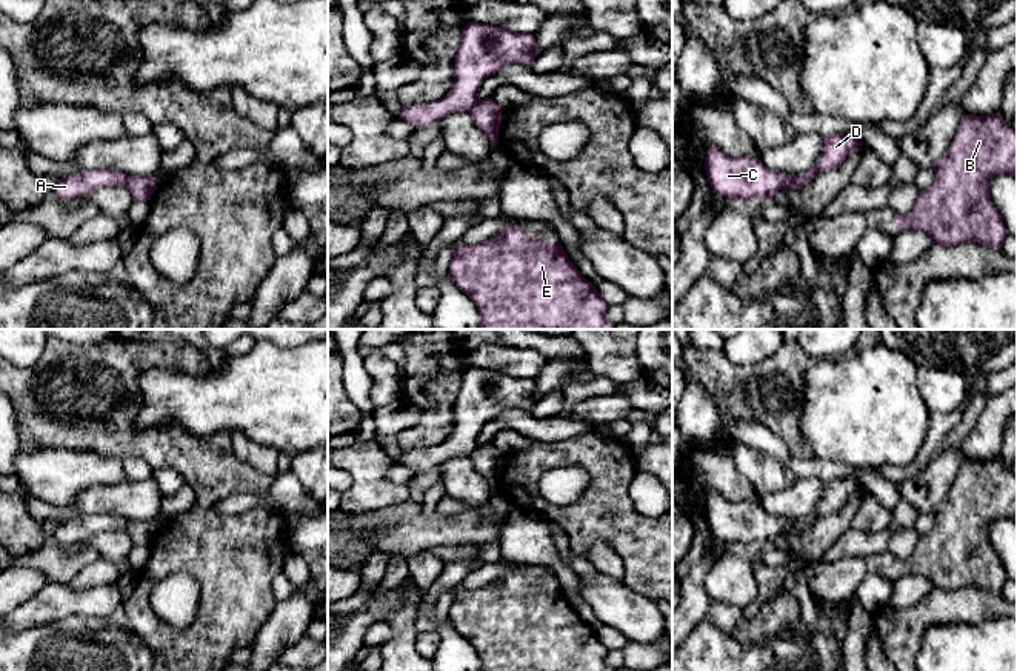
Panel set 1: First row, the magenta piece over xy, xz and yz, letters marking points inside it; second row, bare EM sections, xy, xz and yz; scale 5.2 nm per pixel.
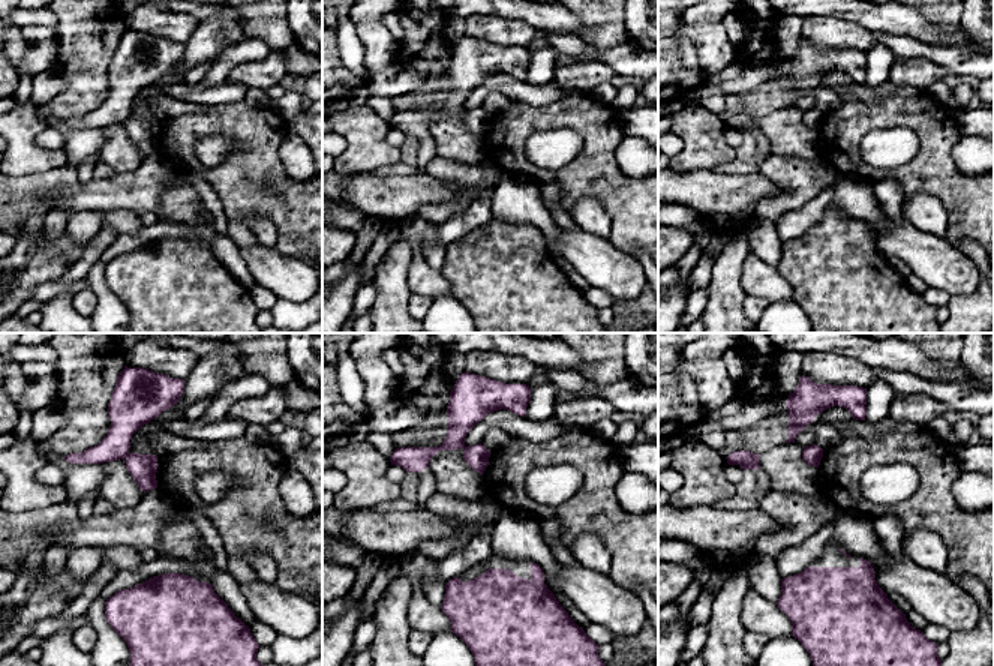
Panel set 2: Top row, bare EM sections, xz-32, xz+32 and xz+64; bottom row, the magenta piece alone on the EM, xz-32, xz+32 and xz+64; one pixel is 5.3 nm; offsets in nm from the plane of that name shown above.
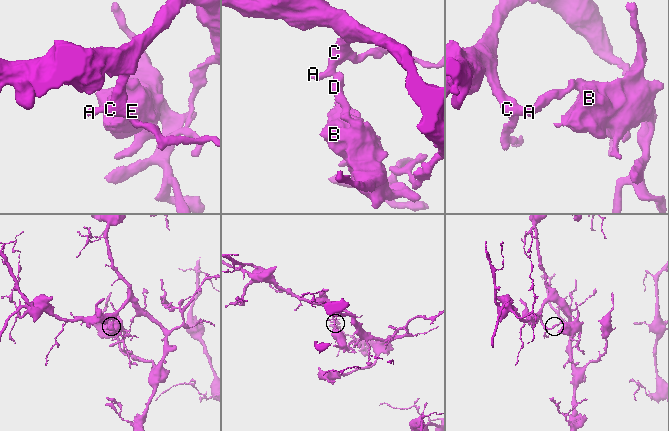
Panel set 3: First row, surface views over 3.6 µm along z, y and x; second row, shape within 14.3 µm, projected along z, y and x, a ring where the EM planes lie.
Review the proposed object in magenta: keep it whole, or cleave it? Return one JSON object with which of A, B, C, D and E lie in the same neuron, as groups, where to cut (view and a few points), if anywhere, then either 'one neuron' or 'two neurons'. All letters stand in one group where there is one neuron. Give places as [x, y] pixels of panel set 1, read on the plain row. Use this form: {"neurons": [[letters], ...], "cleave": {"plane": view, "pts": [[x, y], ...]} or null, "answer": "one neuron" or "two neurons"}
{"neurons": [["A", "C"], ["B", "D", "E"]], "cleave": {"plane": "yz", "pts": [[797, 520], [791, 531]]}, "answer": "two neurons"}

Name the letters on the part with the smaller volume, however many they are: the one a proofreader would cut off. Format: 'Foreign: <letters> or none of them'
Foreign: B, D, E

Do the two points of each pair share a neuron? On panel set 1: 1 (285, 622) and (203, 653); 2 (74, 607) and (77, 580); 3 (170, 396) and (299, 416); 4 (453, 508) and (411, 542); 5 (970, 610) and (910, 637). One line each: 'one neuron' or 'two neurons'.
1: two neurons
2: two neurons
3: one neuron
4: two neurons
5: one neuron

